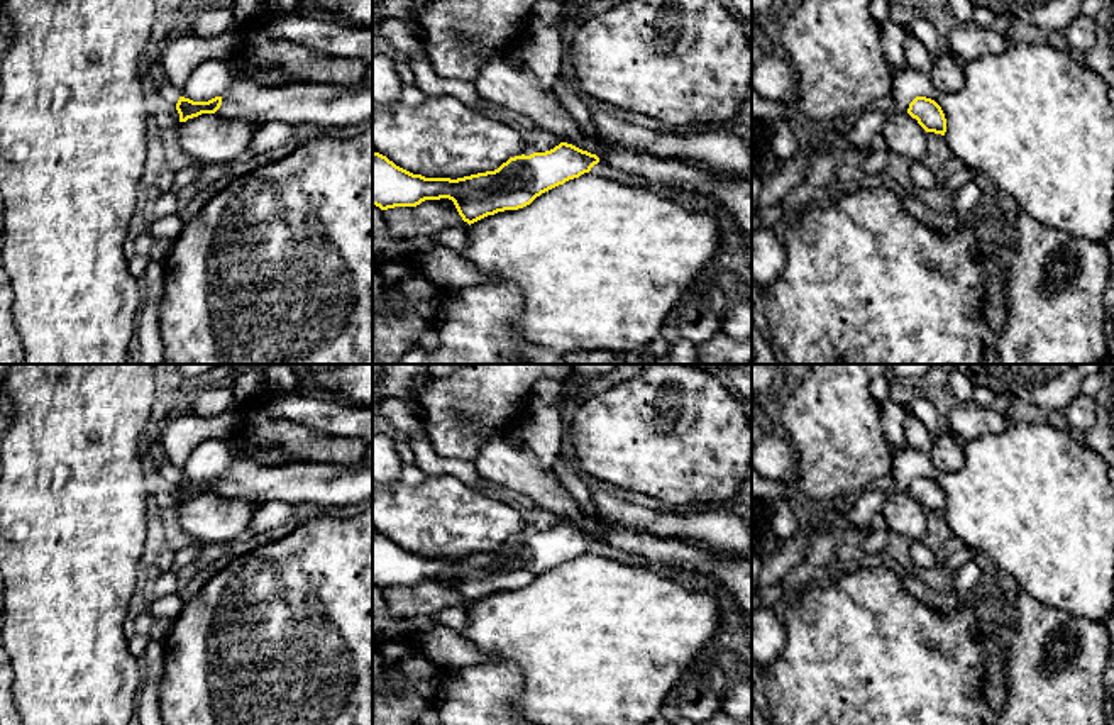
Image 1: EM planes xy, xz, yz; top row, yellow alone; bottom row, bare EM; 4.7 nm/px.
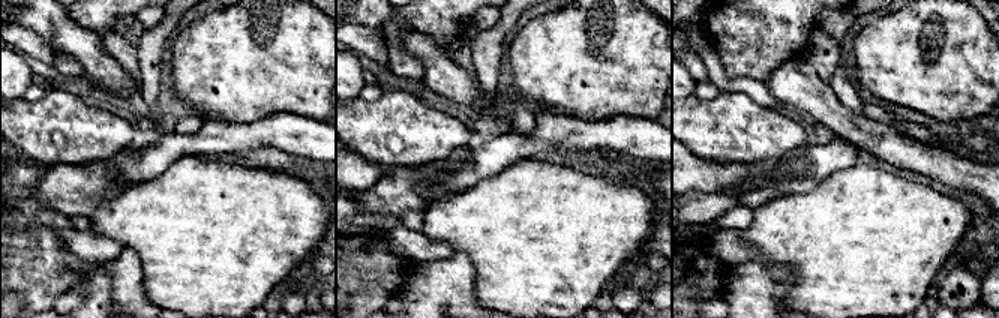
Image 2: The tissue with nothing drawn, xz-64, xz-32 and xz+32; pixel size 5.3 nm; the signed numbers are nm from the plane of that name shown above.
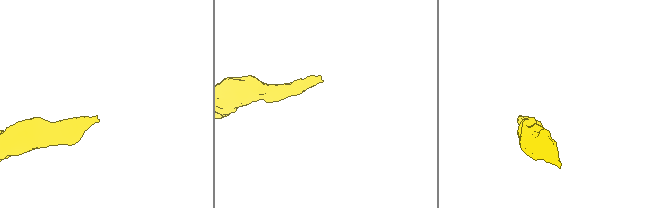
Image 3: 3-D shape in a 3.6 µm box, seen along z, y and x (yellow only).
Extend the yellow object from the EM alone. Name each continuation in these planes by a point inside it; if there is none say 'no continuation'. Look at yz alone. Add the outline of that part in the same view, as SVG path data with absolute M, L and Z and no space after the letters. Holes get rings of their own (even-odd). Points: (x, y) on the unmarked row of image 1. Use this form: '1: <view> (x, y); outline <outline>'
no continuation

